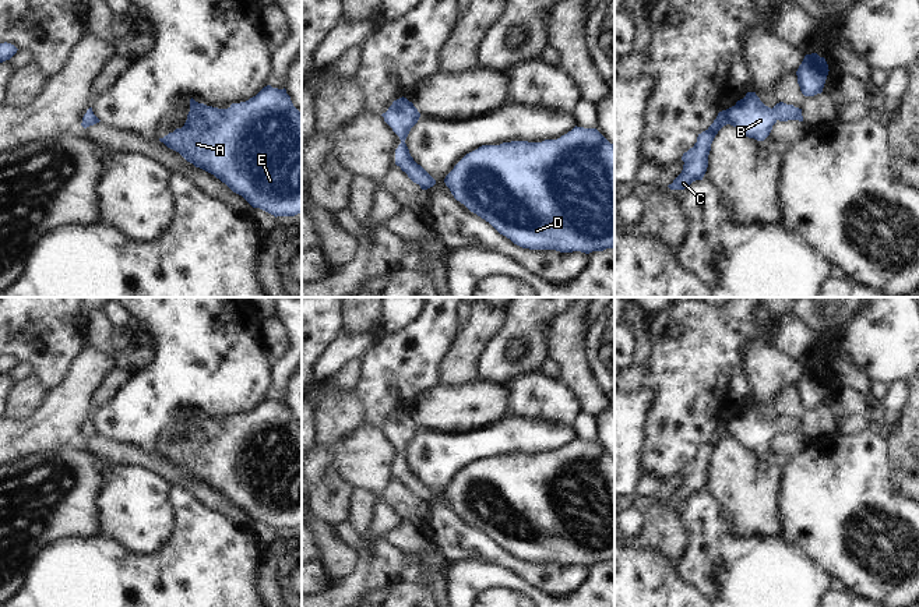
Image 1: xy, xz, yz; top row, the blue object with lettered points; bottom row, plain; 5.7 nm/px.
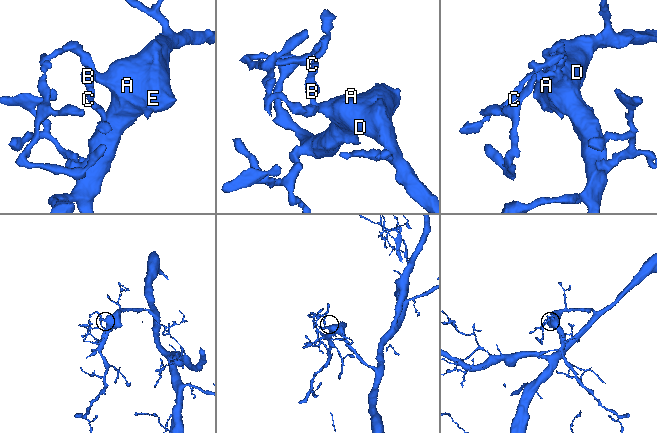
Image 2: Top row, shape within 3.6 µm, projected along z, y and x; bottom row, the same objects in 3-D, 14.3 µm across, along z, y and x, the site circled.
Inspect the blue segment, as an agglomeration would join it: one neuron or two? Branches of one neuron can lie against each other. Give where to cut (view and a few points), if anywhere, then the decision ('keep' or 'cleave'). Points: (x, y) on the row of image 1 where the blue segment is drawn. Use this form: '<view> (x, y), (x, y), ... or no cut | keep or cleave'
no cut | keep

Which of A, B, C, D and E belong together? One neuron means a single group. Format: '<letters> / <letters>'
A B C D E

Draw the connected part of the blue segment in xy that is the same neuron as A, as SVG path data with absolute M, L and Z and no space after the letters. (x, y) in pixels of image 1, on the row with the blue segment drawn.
M267 85L256 96L228 109L207 106L191 98L184 126L159 141L196 167L214 174L253 208L275 218L302 212L302 113L285 88Z

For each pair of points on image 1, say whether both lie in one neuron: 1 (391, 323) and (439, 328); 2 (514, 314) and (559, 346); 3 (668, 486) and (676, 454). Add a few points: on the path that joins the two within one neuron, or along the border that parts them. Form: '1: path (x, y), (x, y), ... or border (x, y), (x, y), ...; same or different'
1: border (423, 311), (407, 327), (390, 335), (379, 336); different
2: border (564, 311), (555, 316), (548, 324), (548, 359); different
3: border (680, 468), (664, 482); different

